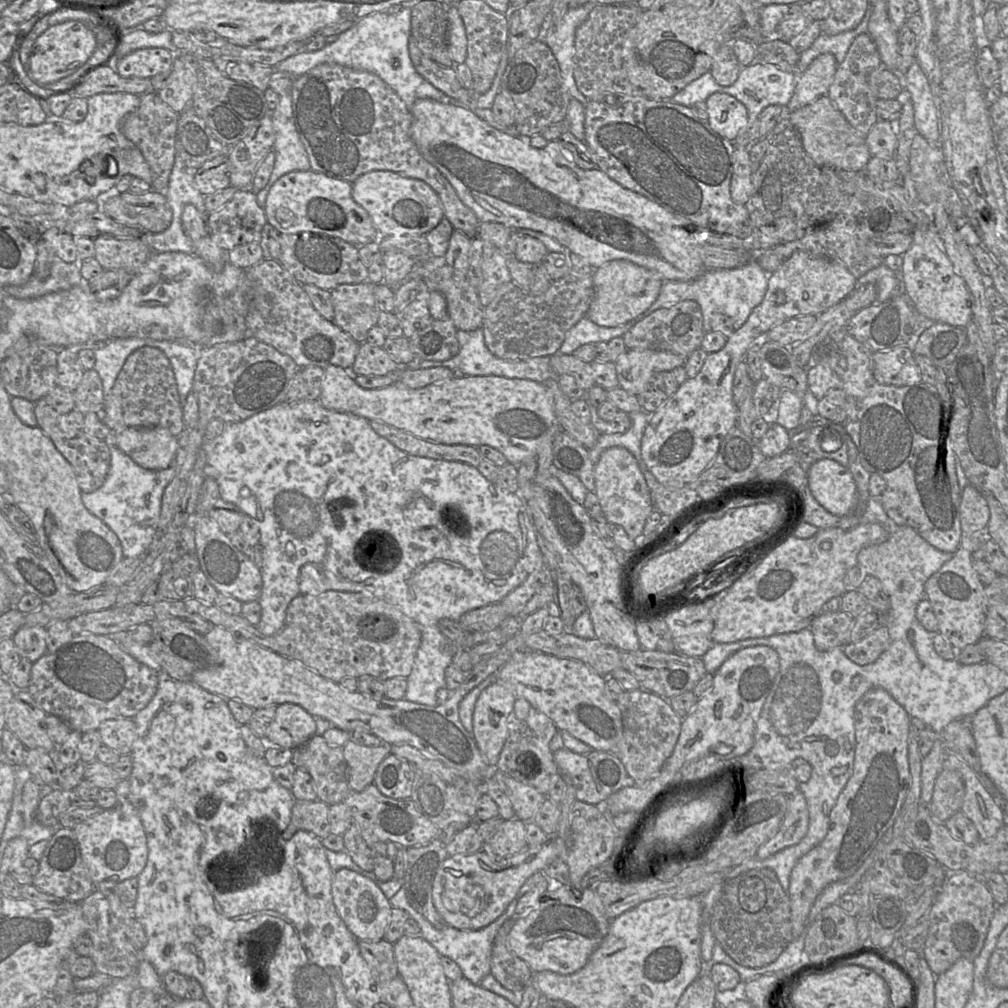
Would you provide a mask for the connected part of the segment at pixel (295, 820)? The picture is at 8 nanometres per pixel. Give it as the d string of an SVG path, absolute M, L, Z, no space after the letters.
M297 801L295 802L291 822L283 833L284 839L290 839L299 830L313 833L320 839L331 834L328 820L329 806L322 801Z

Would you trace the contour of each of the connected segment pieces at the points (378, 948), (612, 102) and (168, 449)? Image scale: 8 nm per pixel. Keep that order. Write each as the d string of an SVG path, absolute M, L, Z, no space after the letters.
M358 940L361 956L379 982L390 982L399 976L394 955L394 944L380 941Z
M613 95L604 102L589 101L585 104L584 127L584 142L597 161L597 169L621 186L647 197L677 216L688 219L698 229L740 238L745 238L752 232L748 207L734 202L730 192L735 143L715 132L691 108L669 100Z
M126 427L112 436L113 444L143 468L163 470L174 462L178 436L167 428Z

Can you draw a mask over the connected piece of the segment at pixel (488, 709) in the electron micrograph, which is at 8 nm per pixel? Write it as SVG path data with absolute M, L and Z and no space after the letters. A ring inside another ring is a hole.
M494 681L483 690L476 702L472 736L486 763L493 768L507 740L509 717L516 699L509 686Z

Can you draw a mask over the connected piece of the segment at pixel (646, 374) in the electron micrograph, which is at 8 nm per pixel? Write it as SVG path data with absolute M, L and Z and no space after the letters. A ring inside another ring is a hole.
M627 349L614 361L619 387L635 396L641 394L651 377L661 371L683 366L686 358L658 350Z

